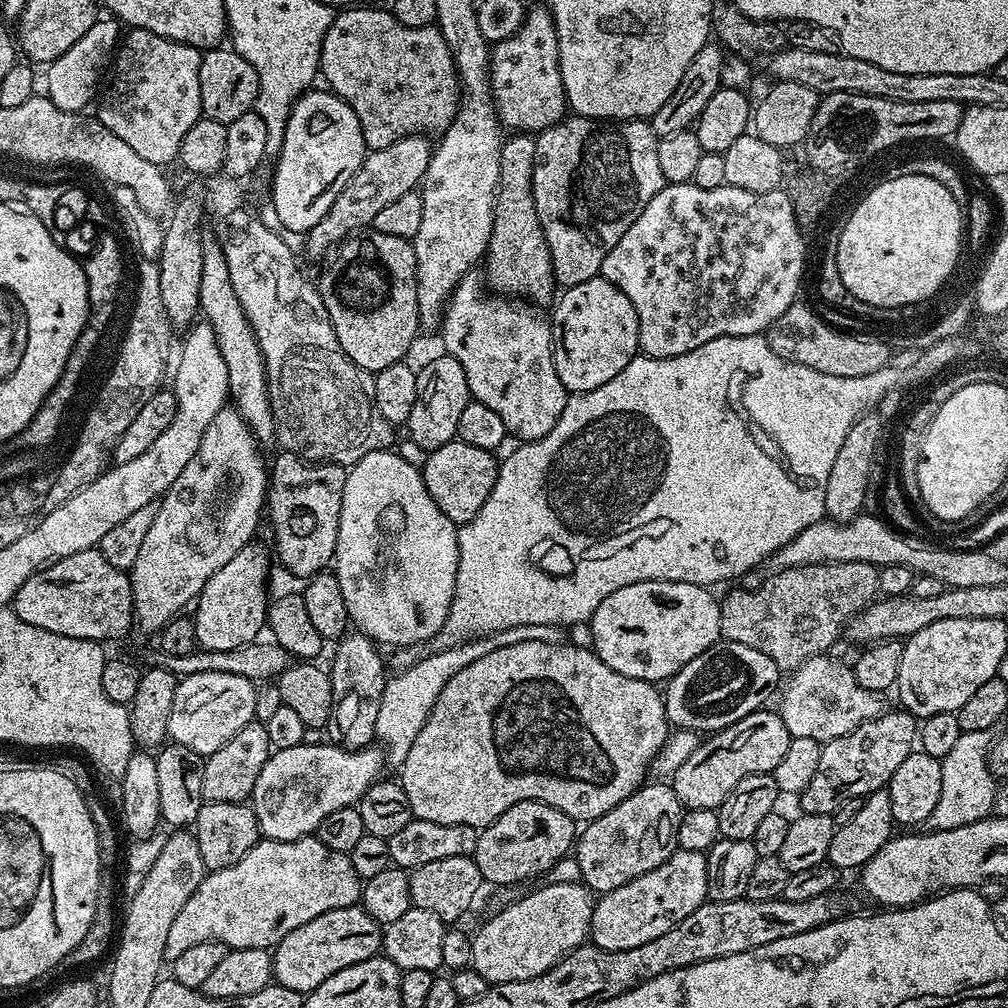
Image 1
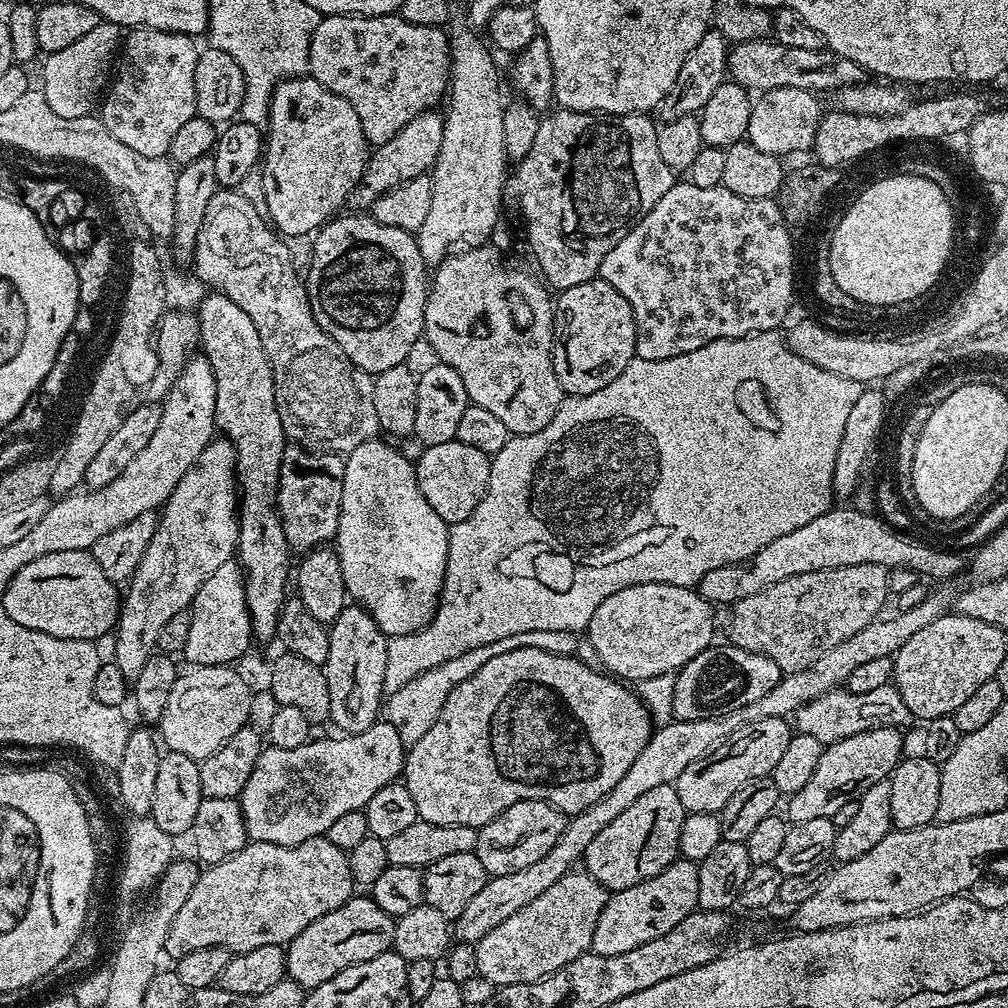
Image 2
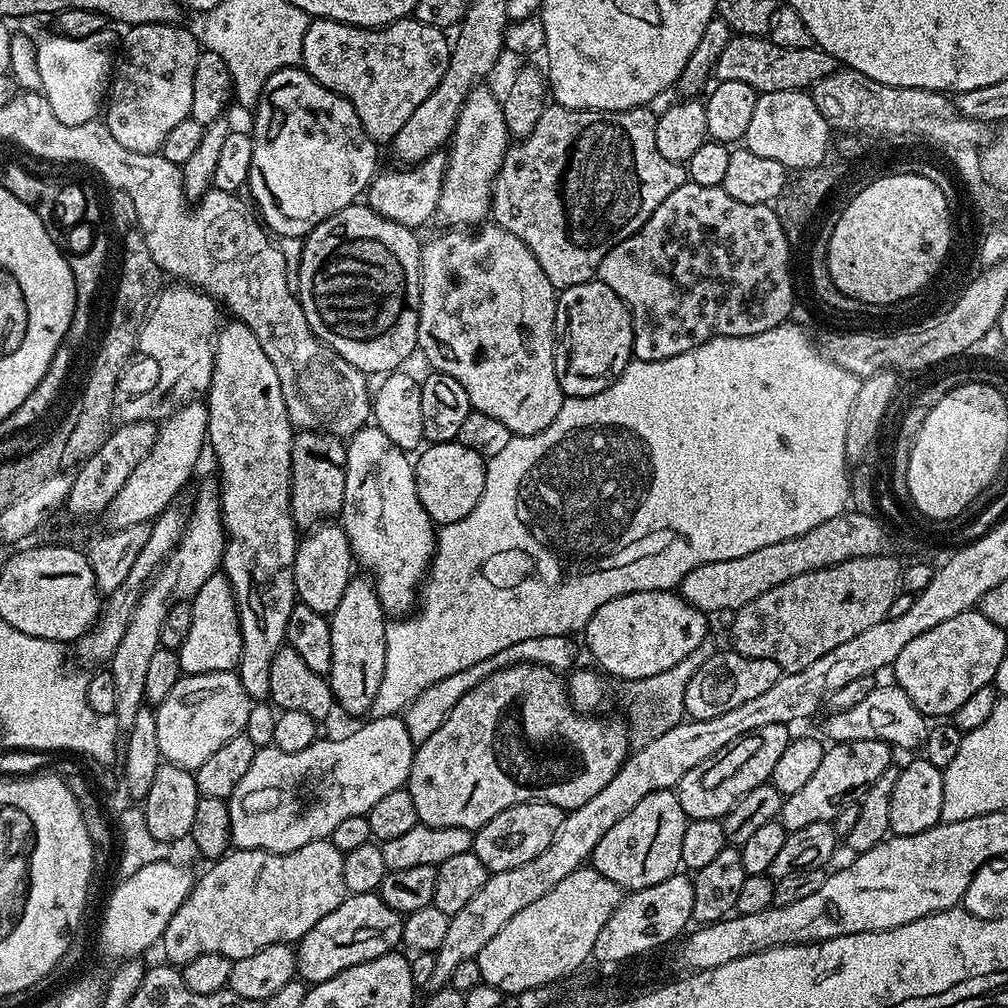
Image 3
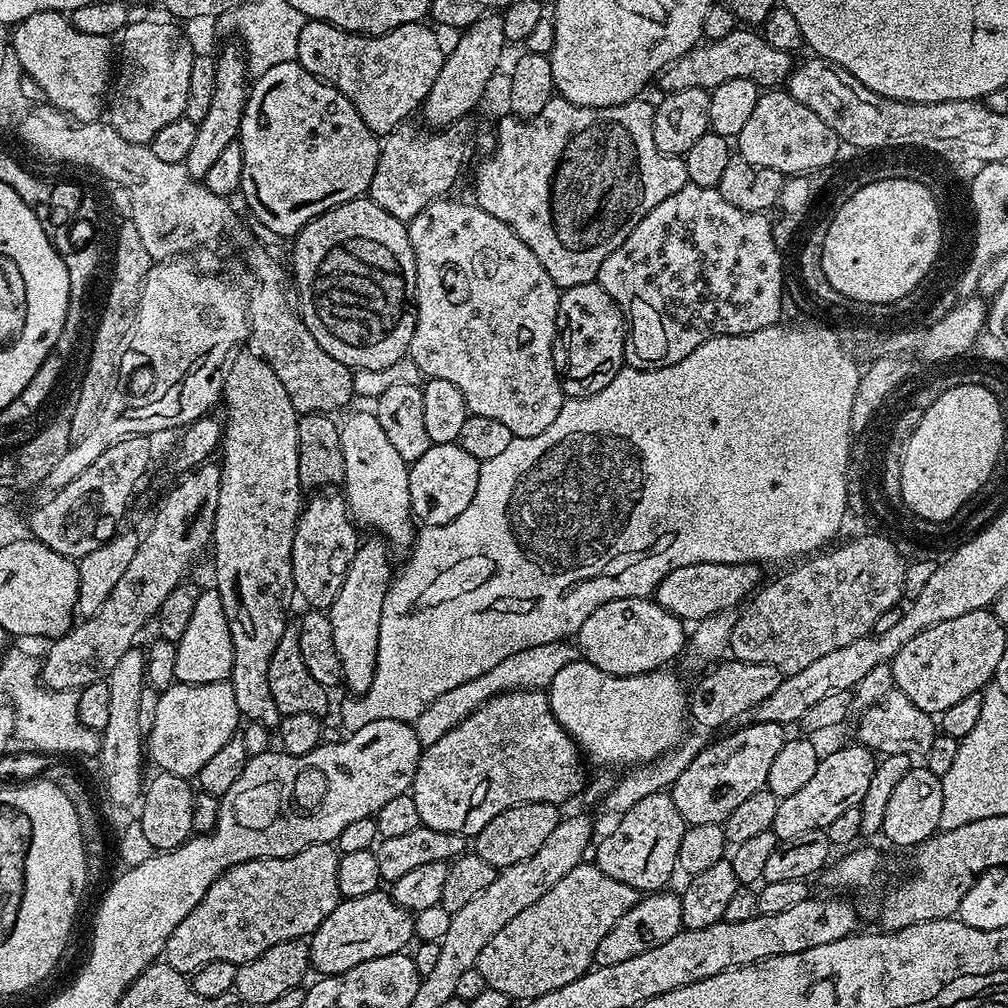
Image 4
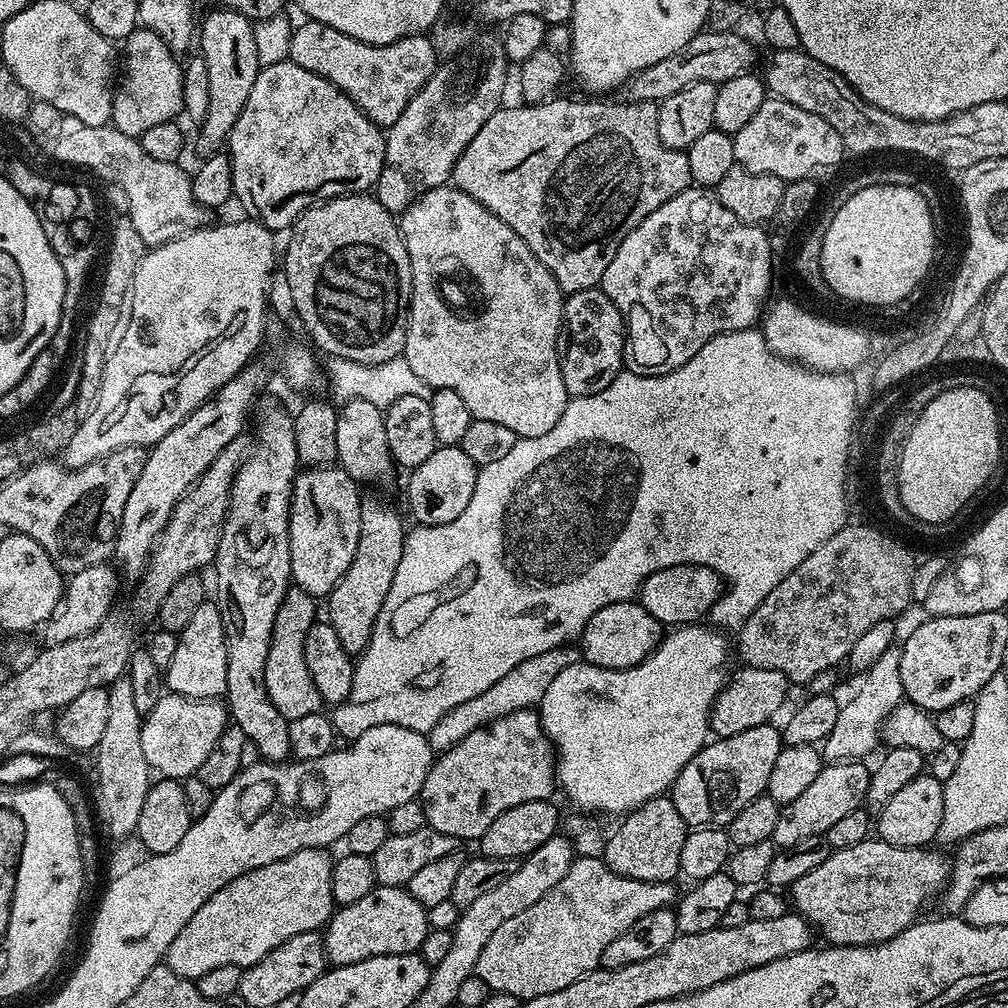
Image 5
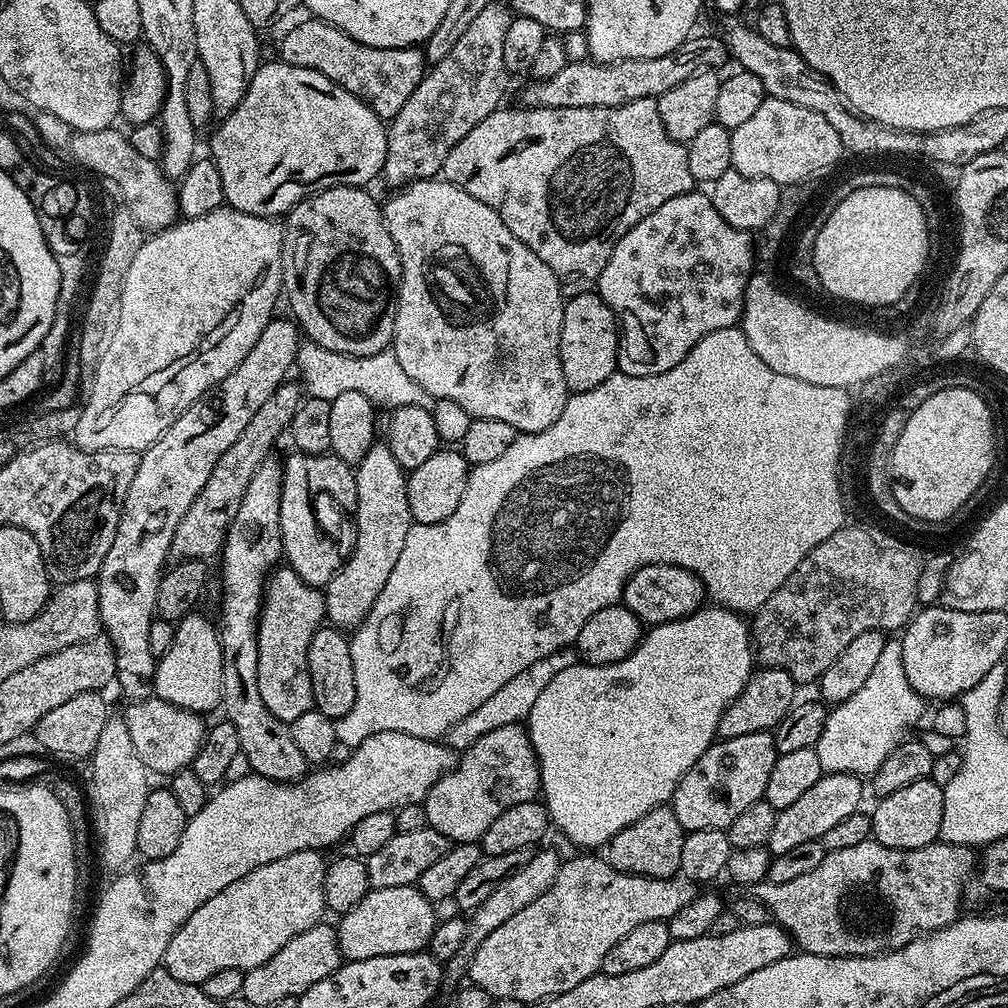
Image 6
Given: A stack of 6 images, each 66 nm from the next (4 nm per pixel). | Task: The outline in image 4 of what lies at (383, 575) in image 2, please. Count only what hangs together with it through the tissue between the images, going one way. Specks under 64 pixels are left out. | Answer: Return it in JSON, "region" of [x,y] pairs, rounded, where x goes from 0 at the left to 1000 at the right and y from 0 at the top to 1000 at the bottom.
{"region":[[[368,408],[353,409],[345,418],[340,418],[337,438],[339,454],[343,454],[339,491],[345,497],[345,511],[358,525],[370,524],[373,527],[370,529],[384,536],[390,545],[404,545],[411,536],[411,513],[407,502],[405,460],[399,450],[391,446]]]}

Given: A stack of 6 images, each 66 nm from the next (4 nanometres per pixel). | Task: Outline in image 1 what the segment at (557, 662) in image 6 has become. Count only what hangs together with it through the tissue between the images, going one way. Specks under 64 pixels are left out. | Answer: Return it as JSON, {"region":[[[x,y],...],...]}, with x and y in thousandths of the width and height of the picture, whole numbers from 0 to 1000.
{"region":[[[526,618],[504,622],[496,627],[485,628],[482,631],[473,632],[451,641],[436,644],[437,647],[417,654],[391,673],[386,672],[382,676],[378,703],[375,704],[372,717],[374,735],[378,738],[382,749],[382,757],[387,762],[390,761],[391,764],[402,758],[407,741],[410,740],[416,725],[422,719],[423,712],[426,711],[427,704],[430,703],[431,696],[434,695],[435,688],[438,687],[438,682],[454,665],[466,661],[467,657],[474,656],[479,650],[486,649],[489,645],[496,645],[499,641],[508,641],[513,637],[542,636],[547,639],[559,638],[562,633],[560,627],[561,624],[553,619]]]}

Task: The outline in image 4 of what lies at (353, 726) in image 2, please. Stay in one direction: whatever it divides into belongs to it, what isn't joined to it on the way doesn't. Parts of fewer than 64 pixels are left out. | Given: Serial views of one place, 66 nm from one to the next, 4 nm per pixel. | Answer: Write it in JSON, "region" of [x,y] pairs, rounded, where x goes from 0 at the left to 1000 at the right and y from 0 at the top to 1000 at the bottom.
{"region":[[[369,534],[373,536],[362,535],[358,539],[357,543],[353,545],[351,550],[351,558],[347,558],[347,562],[343,565],[343,577],[339,577],[339,585],[335,585],[335,593],[331,593],[331,597],[323,604],[325,612],[327,613],[327,621],[331,621],[331,641],[335,645],[335,653],[339,653],[339,669],[341,674],[339,676],[340,682],[345,682],[349,688],[360,688],[363,685],[367,685],[367,677],[371,677],[371,665],[373,664],[373,658],[375,657],[375,621],[379,621],[379,601],[381,600],[381,594],[385,588],[386,583],[389,581],[391,574],[391,563],[389,567],[389,552],[387,547],[387,541],[384,536],[380,534]]]}

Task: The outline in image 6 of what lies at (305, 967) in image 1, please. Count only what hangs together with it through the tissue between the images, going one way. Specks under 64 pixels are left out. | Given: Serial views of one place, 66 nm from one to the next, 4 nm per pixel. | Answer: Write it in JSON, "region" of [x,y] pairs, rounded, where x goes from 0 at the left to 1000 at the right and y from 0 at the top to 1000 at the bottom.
{"region":[[[408,877],[368,882],[351,903],[340,906],[336,913],[333,926],[342,953],[422,943],[435,916],[432,896]]]}

